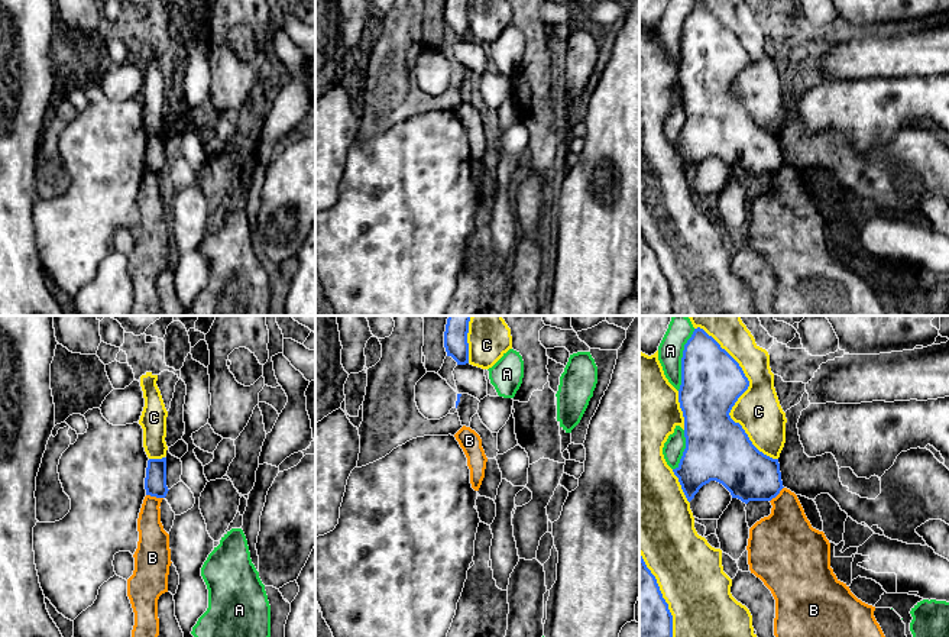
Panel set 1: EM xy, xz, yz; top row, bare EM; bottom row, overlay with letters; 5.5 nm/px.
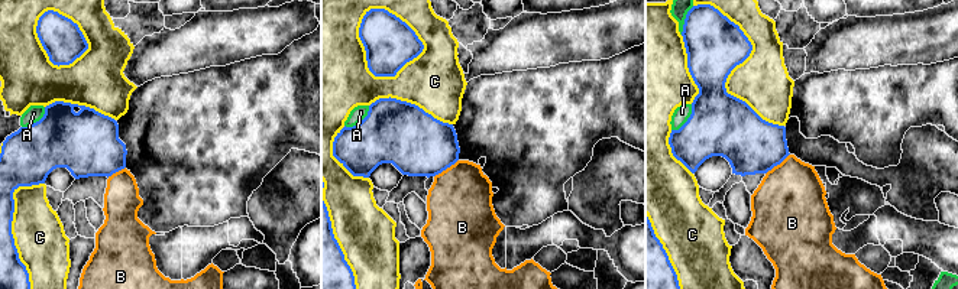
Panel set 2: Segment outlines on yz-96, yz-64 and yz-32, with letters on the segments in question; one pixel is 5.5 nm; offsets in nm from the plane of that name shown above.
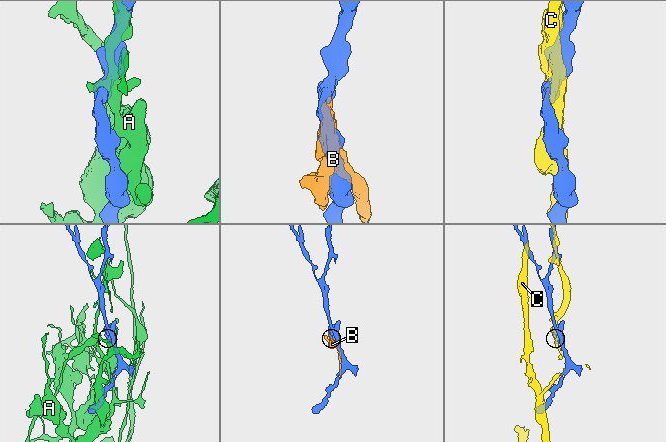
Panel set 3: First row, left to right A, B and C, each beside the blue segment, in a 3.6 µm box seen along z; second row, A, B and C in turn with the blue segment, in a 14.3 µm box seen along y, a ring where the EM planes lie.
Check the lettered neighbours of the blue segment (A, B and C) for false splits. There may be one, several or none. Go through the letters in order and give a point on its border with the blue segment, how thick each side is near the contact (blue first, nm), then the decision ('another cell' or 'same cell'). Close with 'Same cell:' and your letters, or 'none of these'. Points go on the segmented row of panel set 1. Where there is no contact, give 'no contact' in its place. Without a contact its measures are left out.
A: contact yz (682, 359); calibres 340 and 140 nm; another cell
B: contact xy (155, 495); calibres 130 and 170 nm; another cell
C: contact yz (741, 394); calibres 340 and 240 nm; another cell
Same cell: none of these

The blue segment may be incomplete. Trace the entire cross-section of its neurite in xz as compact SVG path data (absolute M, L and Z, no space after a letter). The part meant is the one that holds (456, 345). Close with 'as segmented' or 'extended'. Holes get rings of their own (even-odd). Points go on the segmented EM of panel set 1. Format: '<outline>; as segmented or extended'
M448 316L444 332L444 347L457 365L469 363L469 321L472 316Z; as segmented

